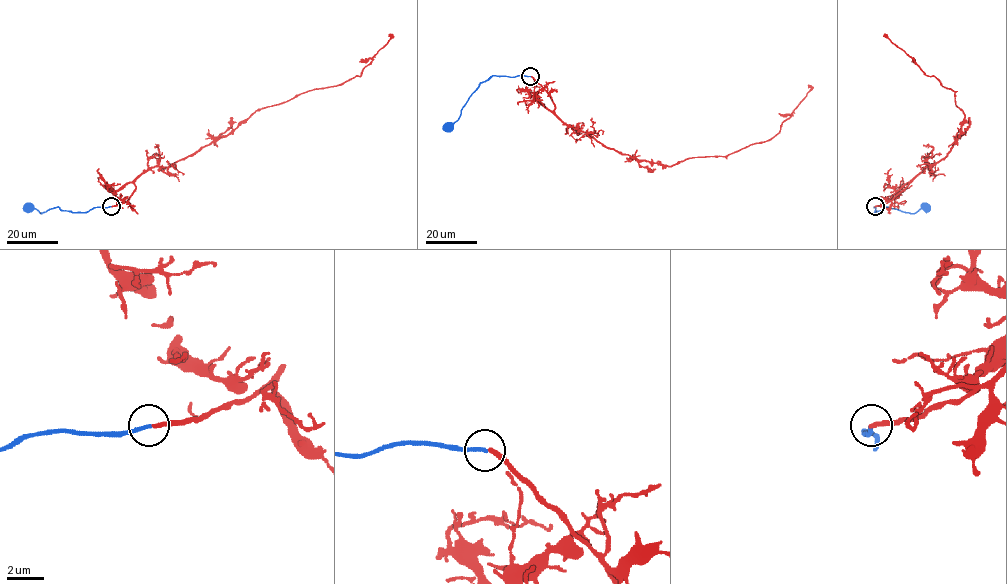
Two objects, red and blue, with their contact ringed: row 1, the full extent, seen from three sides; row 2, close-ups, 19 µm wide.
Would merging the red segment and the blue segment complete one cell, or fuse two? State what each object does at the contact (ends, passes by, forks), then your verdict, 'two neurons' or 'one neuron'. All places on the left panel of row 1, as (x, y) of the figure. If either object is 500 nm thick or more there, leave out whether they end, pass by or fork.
red ends | blue ends | one neuron

